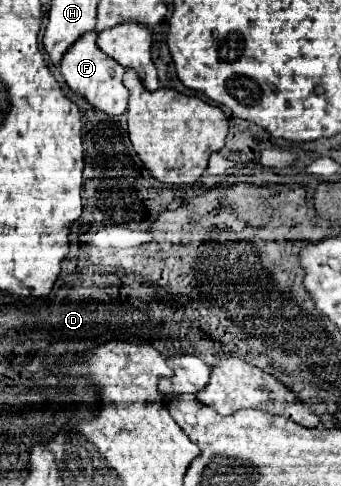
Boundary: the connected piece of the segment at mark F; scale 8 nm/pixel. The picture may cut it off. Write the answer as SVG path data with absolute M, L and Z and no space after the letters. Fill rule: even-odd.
M89 31L87 35L81 35L77 43L73 43L65 51L59 69L61 69L65 83L73 91L83 95L95 109L101 109L109 115L121 115L127 109L127 99L129 99L129 91L121 81L125 69L109 55L103 55L103 51L97 47L97 35L99 31Z

